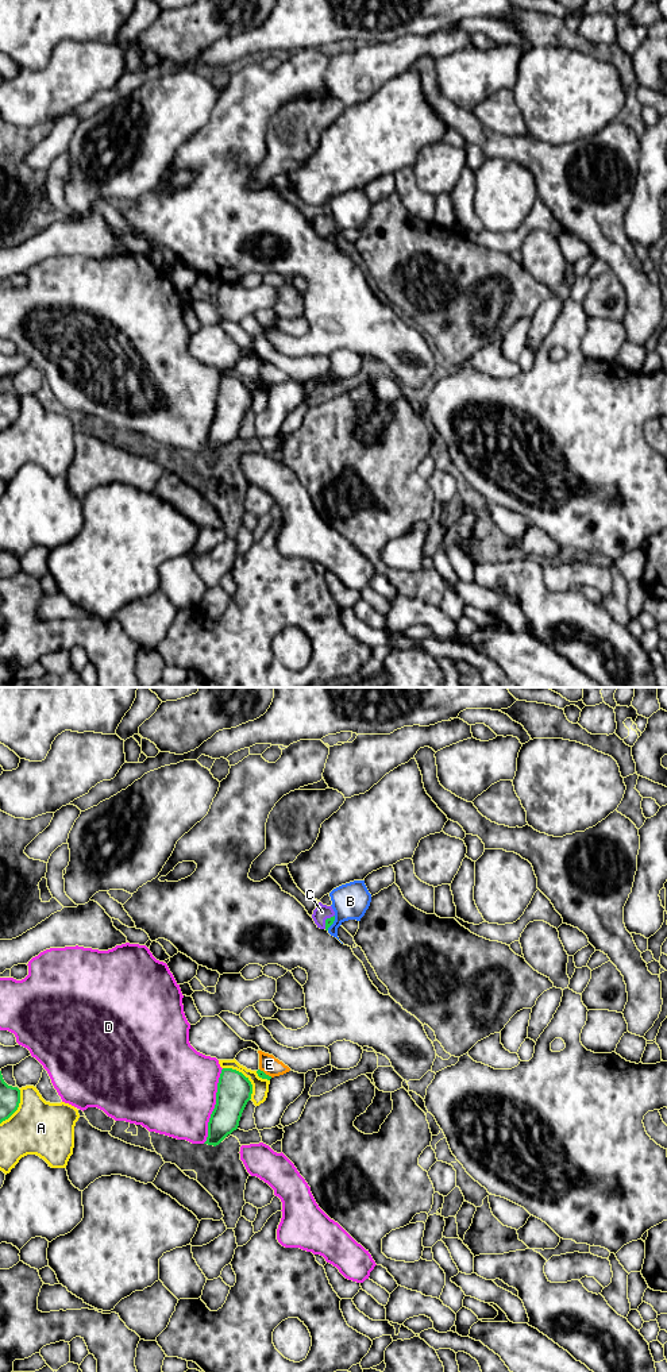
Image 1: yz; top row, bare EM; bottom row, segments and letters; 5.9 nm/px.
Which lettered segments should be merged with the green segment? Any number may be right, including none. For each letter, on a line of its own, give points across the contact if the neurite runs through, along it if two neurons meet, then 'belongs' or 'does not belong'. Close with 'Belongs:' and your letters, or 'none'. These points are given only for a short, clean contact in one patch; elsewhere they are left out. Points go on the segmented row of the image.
A: does not belong
B: does not belong
C: runs through yz (328, 921), (326, 920), (322, 912); belongs
D: does not belong
E: does not belong
Belongs: C

